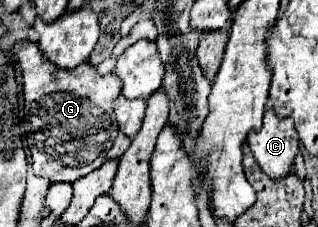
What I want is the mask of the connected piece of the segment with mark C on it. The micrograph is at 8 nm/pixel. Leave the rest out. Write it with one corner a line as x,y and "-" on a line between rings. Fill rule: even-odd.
268,109
264,113
262,129
248,135
248,145
256,163
270,179
280,181
292,173
300,147
292,119
278,119
274,111

